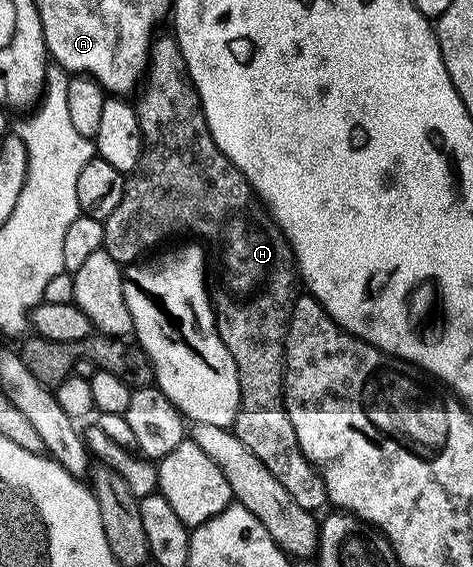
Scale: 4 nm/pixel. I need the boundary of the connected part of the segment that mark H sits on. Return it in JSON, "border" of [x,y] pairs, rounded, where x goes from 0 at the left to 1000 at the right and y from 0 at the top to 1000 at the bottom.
{"border":[[[362,60],[345,62],[321,78],[313,129],[294,162],[296,182],[285,183],[300,220],[304,268],[288,300],[268,310],[258,358],[220,390],[224,425],[218,443],[233,446],[233,453],[256,467],[288,467],[307,455],[304,443],[342,434],[370,414],[414,406],[433,422],[429,427],[438,441],[465,455],[465,508],[452,513],[457,578],[478,616],[486,616],[486,630],[495,630],[495,644],[503,644],[507,727],[495,755],[499,767],[512,785],[520,785],[520,792],[529,792],[529,799],[537,799],[537,806],[545,806],[545,813],[554,813],[554,820],[562,820],[562,827],[588,841],[605,869],[613,869],[613,877],[622,877],[638,898],[677,905],[683,894],[696,892],[689,848],[638,799],[630,764],[622,764],[622,750],[613,750],[600,713],[600,610],[609,600],[609,568],[617,563],[617,547],[638,519],[626,448],[617,444],[609,420],[575,377],[550,356],[529,319],[520,319],[486,277],[461,263],[461,249],[452,249],[440,226],[427,171],[402,136],[381,74]]]}

